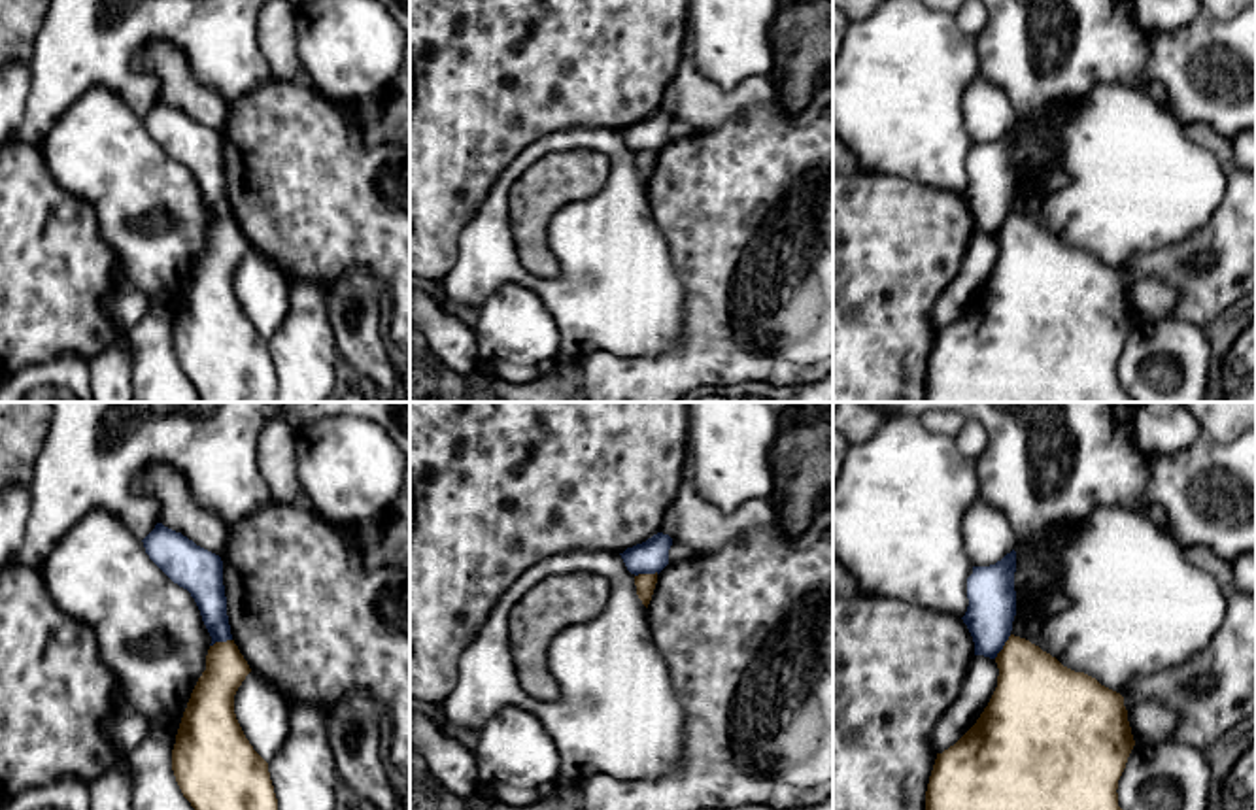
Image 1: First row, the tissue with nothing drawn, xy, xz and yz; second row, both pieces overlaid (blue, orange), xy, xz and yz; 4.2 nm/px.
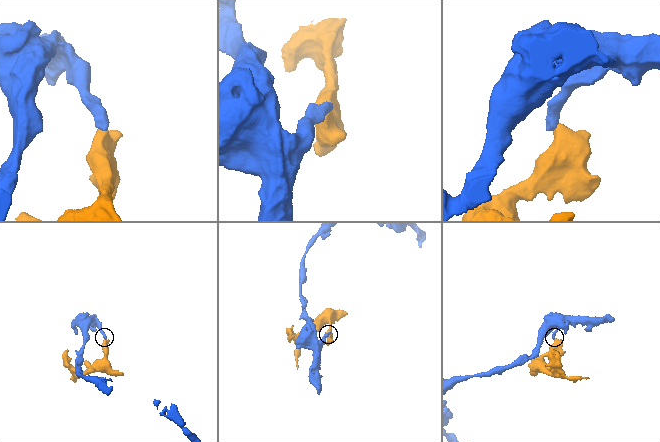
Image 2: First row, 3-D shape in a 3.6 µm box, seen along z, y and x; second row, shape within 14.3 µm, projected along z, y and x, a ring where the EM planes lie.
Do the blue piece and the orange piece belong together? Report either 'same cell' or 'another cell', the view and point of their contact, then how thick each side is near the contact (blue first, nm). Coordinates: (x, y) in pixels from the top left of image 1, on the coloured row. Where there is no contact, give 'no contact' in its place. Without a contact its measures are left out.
another cell; meets blue in yz at (1003, 644); 200 nm thick on the blue side, 340 nm on the other

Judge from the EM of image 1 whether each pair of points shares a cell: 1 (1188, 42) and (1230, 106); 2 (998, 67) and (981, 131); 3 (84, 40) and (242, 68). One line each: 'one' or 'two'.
1: one
2: two
3: one

